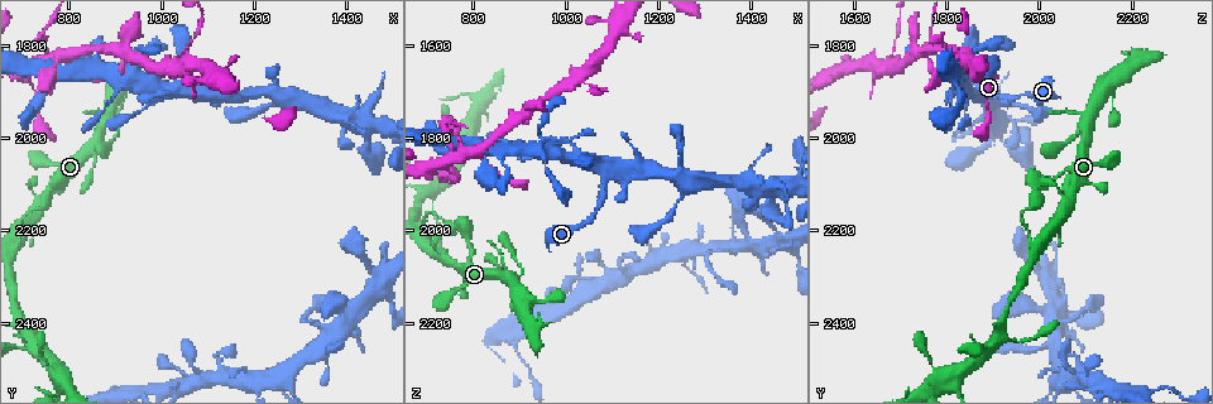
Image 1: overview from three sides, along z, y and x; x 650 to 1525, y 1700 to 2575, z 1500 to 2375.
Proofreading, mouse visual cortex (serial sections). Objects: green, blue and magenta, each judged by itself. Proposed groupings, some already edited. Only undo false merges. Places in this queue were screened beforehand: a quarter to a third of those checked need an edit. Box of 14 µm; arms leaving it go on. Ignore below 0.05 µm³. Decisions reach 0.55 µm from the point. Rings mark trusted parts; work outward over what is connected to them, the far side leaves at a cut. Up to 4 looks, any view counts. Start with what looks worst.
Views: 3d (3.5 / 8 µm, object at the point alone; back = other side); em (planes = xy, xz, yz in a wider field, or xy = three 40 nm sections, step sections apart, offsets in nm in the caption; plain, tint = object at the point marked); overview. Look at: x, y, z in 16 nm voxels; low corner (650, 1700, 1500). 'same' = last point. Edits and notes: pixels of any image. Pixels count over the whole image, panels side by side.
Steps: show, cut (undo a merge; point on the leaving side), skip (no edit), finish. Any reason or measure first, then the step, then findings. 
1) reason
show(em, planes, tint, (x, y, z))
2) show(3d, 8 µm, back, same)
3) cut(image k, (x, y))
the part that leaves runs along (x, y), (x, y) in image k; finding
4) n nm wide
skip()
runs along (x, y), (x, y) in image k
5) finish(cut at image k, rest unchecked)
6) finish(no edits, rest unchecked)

sharp bend
show(3d, 8 µm, back, (745, 1800, 1790))

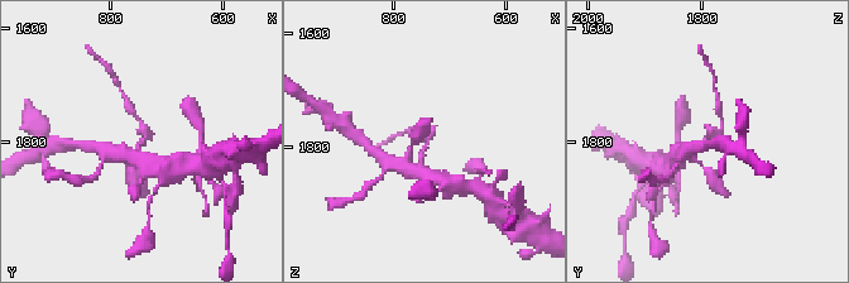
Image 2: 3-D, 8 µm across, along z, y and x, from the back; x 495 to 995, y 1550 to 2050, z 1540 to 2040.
arms of 150, 150 nm
show(em, xy, step 2, tint, (745, 1800, 1800))

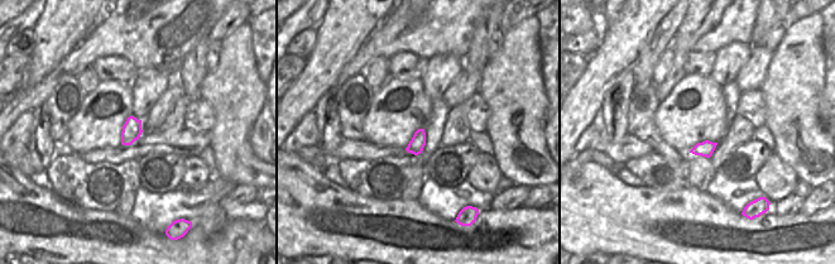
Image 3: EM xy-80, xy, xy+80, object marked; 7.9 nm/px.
cut(image 2, (130, 109))
the part that leaves runs along (144, 137), (126, 97) in image 2; two cells meet here

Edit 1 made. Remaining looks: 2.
see it whole again
show(overview)

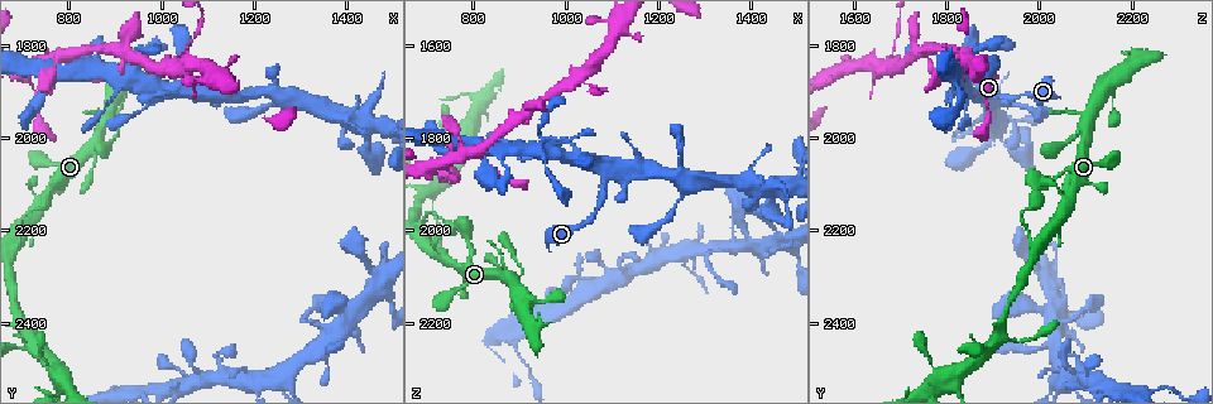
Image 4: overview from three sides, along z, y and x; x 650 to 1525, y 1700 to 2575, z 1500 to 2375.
four or more arms meet
show(3d, 3.5 µm, (900, 1875, 2155))

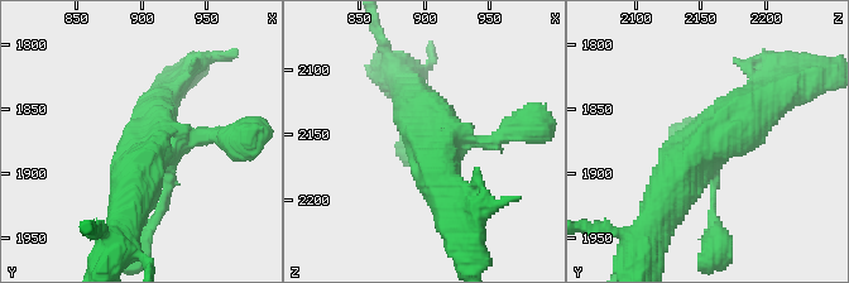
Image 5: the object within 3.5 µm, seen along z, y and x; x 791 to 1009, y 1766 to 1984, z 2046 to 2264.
skip()
runs along (657, 215), (699, 153), (767, 102) in image 5; all the same cell

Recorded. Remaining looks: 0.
finish(cut at image 2, rest unchecked)

